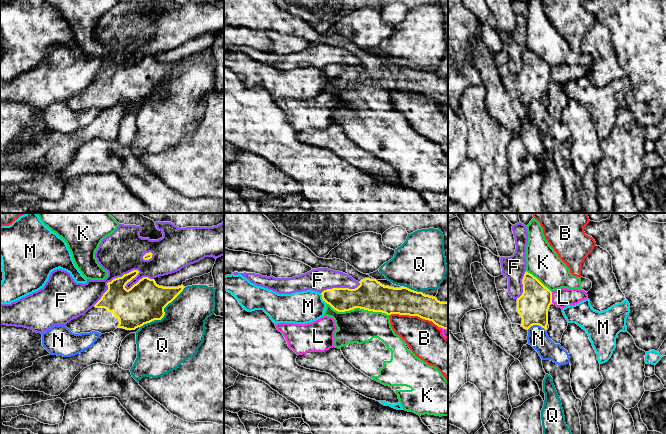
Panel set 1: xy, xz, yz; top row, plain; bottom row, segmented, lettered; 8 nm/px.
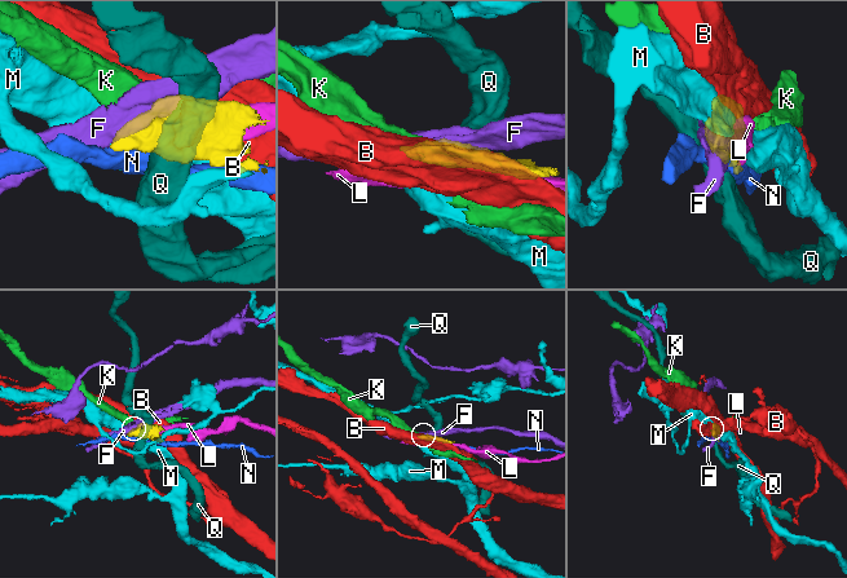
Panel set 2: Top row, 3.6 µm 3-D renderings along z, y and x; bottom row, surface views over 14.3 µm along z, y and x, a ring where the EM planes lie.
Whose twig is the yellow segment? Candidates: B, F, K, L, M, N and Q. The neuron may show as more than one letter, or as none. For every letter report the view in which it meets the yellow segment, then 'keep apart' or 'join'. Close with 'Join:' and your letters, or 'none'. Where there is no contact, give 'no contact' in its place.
B: contact in xz; keep apart
F: contact in xy; keep apart
K: contact in xz; keep apart
L: contact in yz; keep apart
M: contact in xz; keep apart
N: contact in yz; keep apart
Q: contact in xy; keep apart
Join: none

